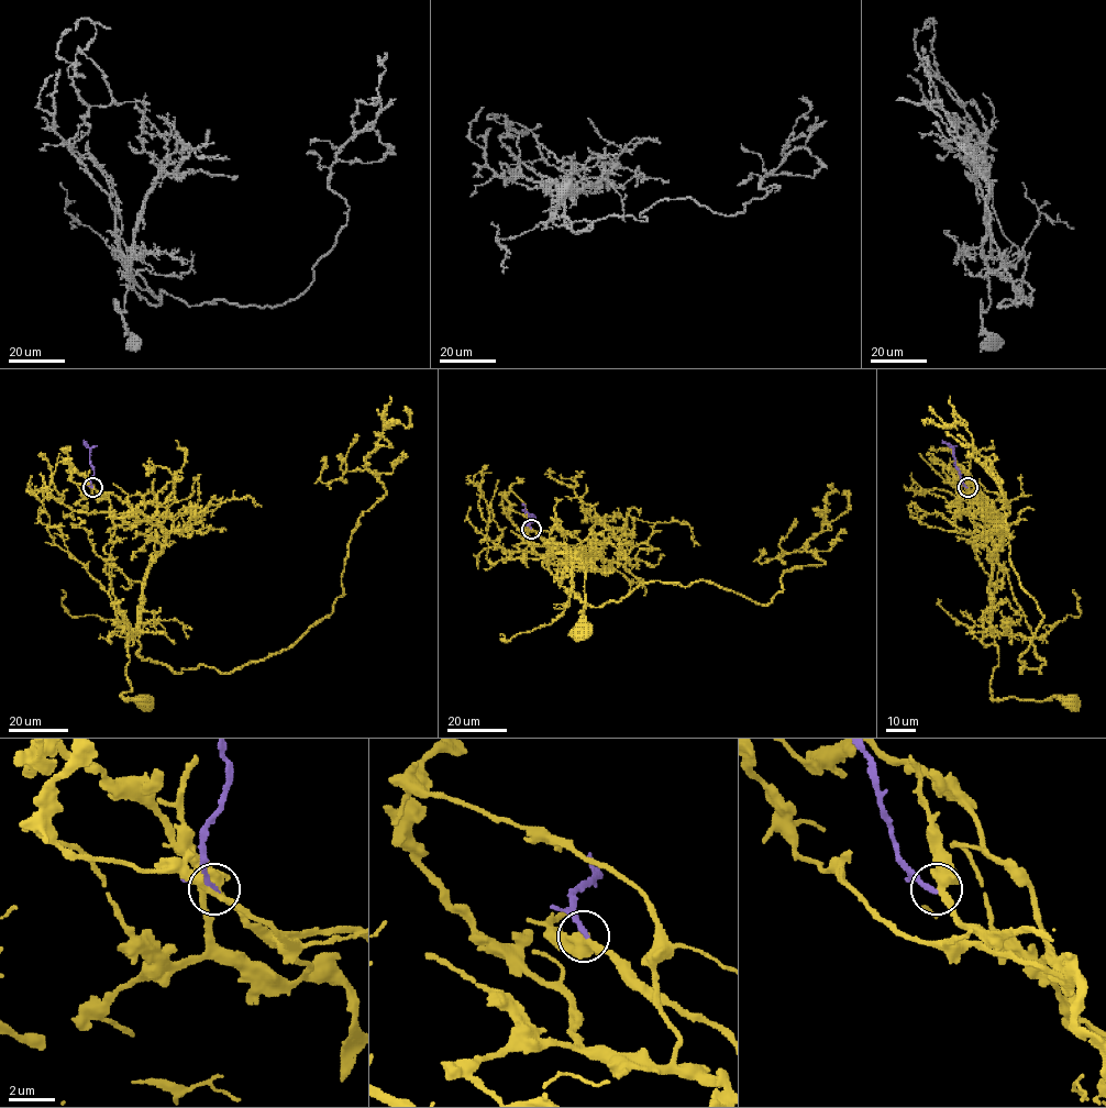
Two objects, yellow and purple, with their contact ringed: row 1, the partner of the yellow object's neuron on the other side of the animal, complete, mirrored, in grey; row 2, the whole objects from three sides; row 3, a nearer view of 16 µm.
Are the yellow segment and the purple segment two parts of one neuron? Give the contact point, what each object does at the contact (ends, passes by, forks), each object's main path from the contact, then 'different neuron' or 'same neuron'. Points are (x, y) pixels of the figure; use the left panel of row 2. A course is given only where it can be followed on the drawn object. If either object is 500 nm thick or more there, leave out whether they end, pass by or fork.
(92, 487) | yellow passes by | purple ends | yellow via (92, 487), (110, 506), (107, 561), (141, 583), (137, 627), (126, 638), (130, 690), (120, 696), (142, 700) | purple via (92, 487), (93, 468), (90, 450), (84, 441) | same neuron

